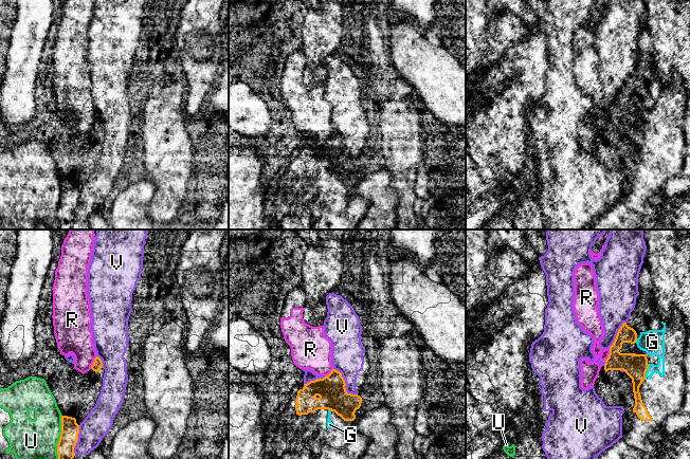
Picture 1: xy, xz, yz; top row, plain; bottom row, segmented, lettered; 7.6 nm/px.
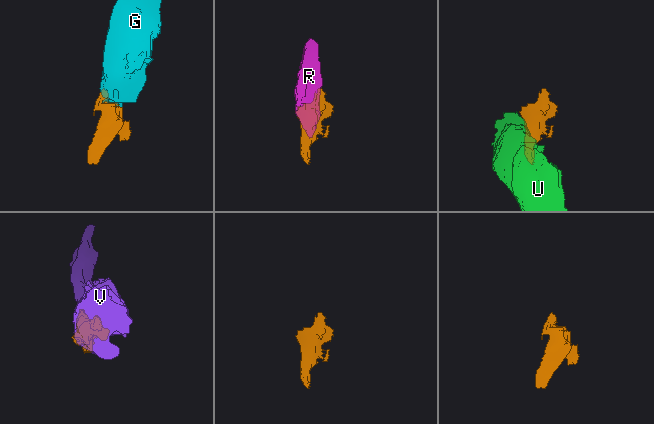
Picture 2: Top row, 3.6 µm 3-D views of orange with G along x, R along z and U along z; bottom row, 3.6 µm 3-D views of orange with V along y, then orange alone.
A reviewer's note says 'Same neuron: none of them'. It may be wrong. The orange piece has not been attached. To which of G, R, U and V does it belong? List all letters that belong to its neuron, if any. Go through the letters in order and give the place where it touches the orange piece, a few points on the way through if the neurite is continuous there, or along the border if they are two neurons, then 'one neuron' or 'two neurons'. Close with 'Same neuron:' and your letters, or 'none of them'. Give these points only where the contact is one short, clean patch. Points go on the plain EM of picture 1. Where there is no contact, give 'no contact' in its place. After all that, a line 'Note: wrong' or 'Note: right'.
G: contact yz (646, 133); way yz (635, 129), (638, 132), (646, 133), (660, 126), (652, 105); one neuron
R: contact xy (93, 126); border xy (96, 120), (90, 131); two neurons
U: contact xy (59, 203); two neurons
V: contact xz (345, 147); two neurons
Same neuron: G
Note: wrong

